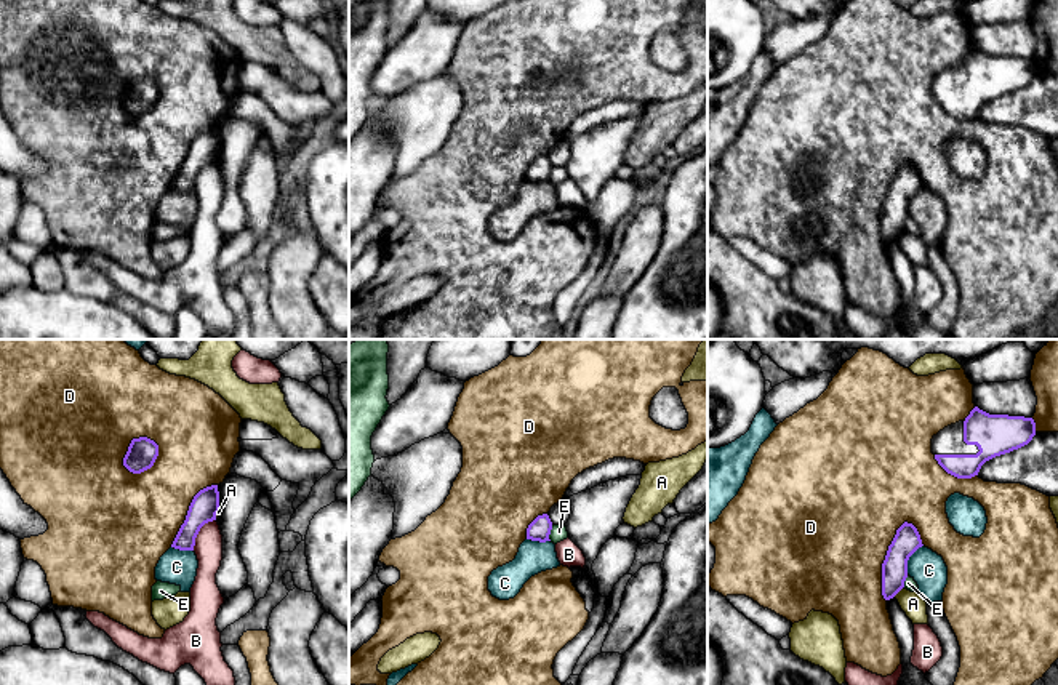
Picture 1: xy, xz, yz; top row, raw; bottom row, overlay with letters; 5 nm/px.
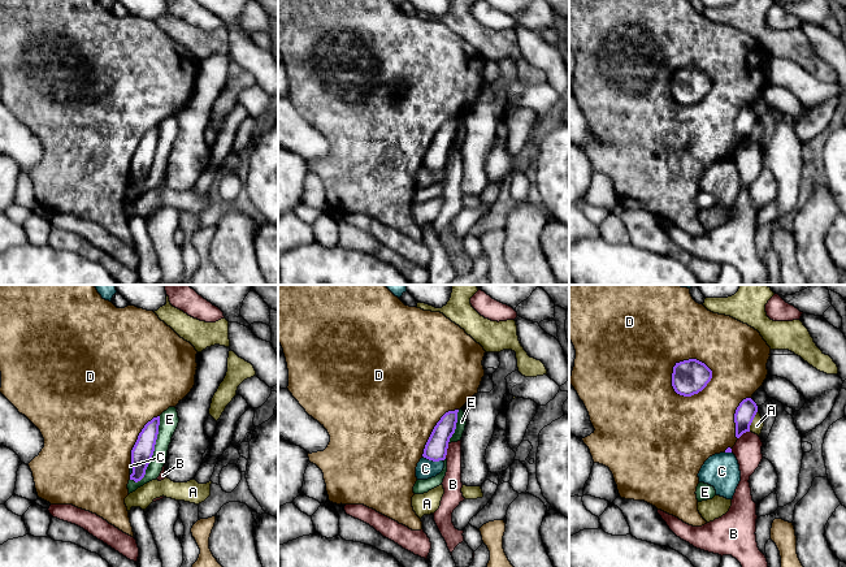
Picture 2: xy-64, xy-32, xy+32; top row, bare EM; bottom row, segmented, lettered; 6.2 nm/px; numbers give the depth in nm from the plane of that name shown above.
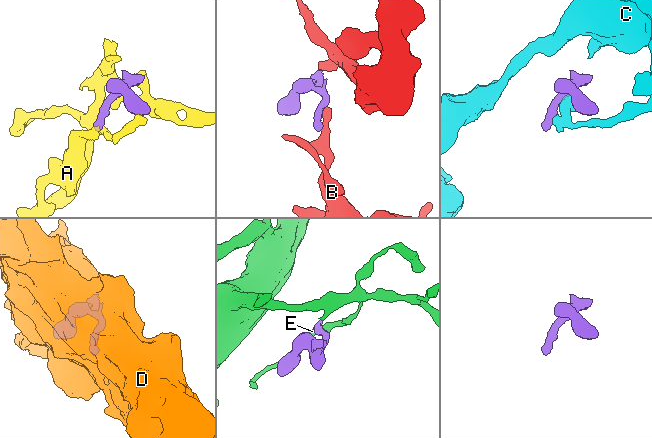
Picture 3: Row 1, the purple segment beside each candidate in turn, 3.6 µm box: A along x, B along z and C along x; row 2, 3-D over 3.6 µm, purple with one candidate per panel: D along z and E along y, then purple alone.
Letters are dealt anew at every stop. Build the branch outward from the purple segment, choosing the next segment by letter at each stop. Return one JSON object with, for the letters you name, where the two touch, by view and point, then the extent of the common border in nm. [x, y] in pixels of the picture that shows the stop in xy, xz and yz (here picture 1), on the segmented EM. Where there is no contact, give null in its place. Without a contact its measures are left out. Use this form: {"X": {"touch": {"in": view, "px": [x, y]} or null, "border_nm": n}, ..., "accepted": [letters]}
{"accepted": []}

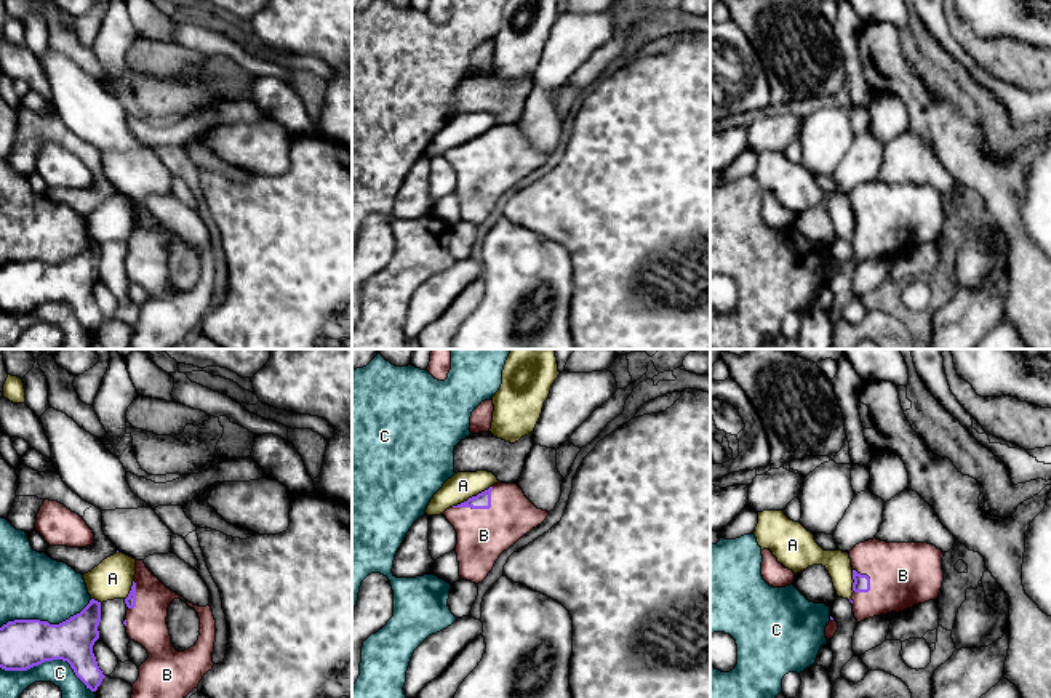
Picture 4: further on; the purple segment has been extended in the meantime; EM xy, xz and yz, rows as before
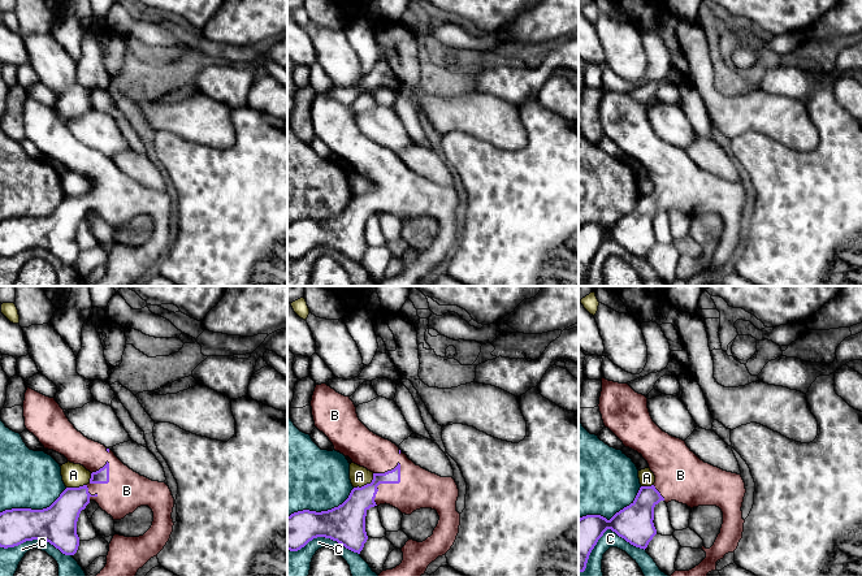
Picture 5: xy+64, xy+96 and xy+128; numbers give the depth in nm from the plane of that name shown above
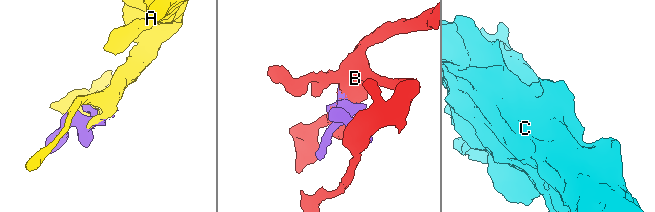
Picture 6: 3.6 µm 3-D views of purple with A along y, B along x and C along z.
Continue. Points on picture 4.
{"B": {"touch": {"in": "xz", "px": [480, 508]}, "border_nm": 240}, "accepted": ["B"]}

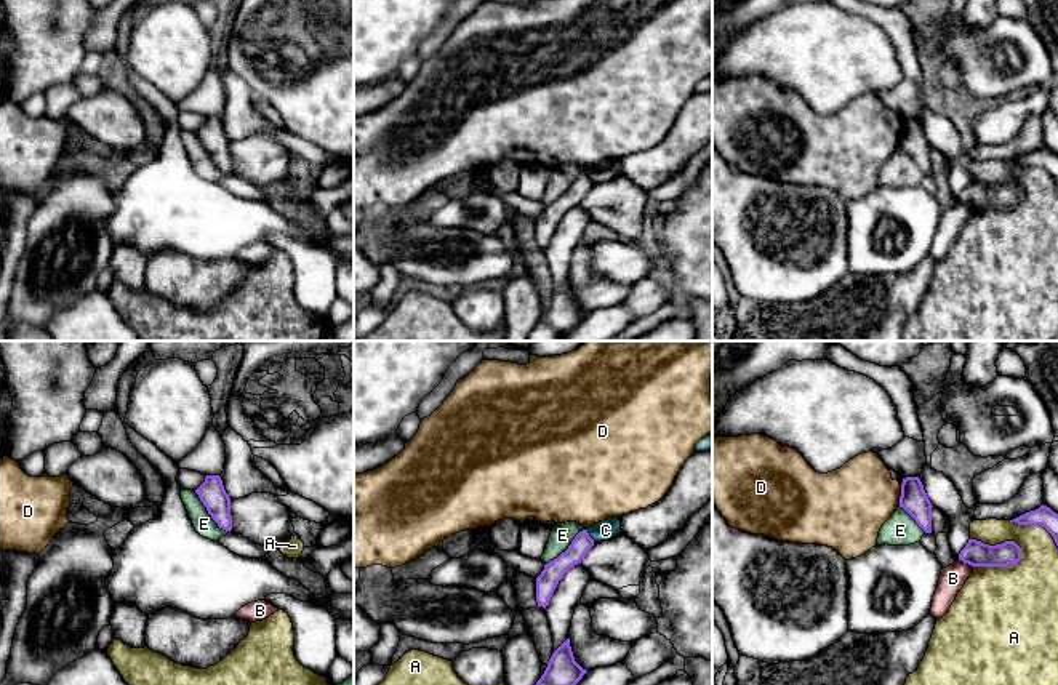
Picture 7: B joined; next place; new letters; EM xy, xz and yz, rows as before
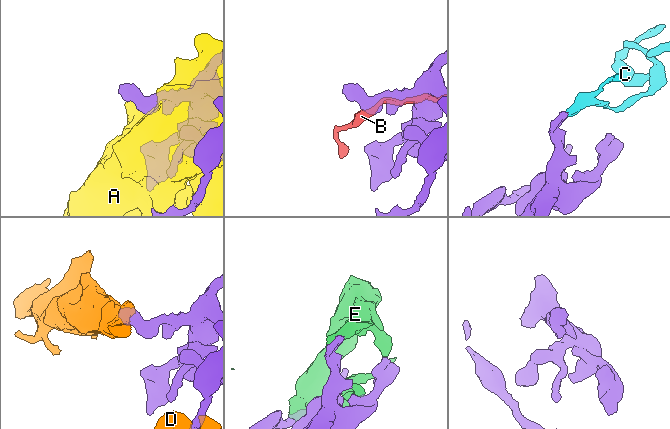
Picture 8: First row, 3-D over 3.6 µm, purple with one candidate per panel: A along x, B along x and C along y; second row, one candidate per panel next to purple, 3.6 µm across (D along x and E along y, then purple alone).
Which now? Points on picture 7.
{"accepted": []}

